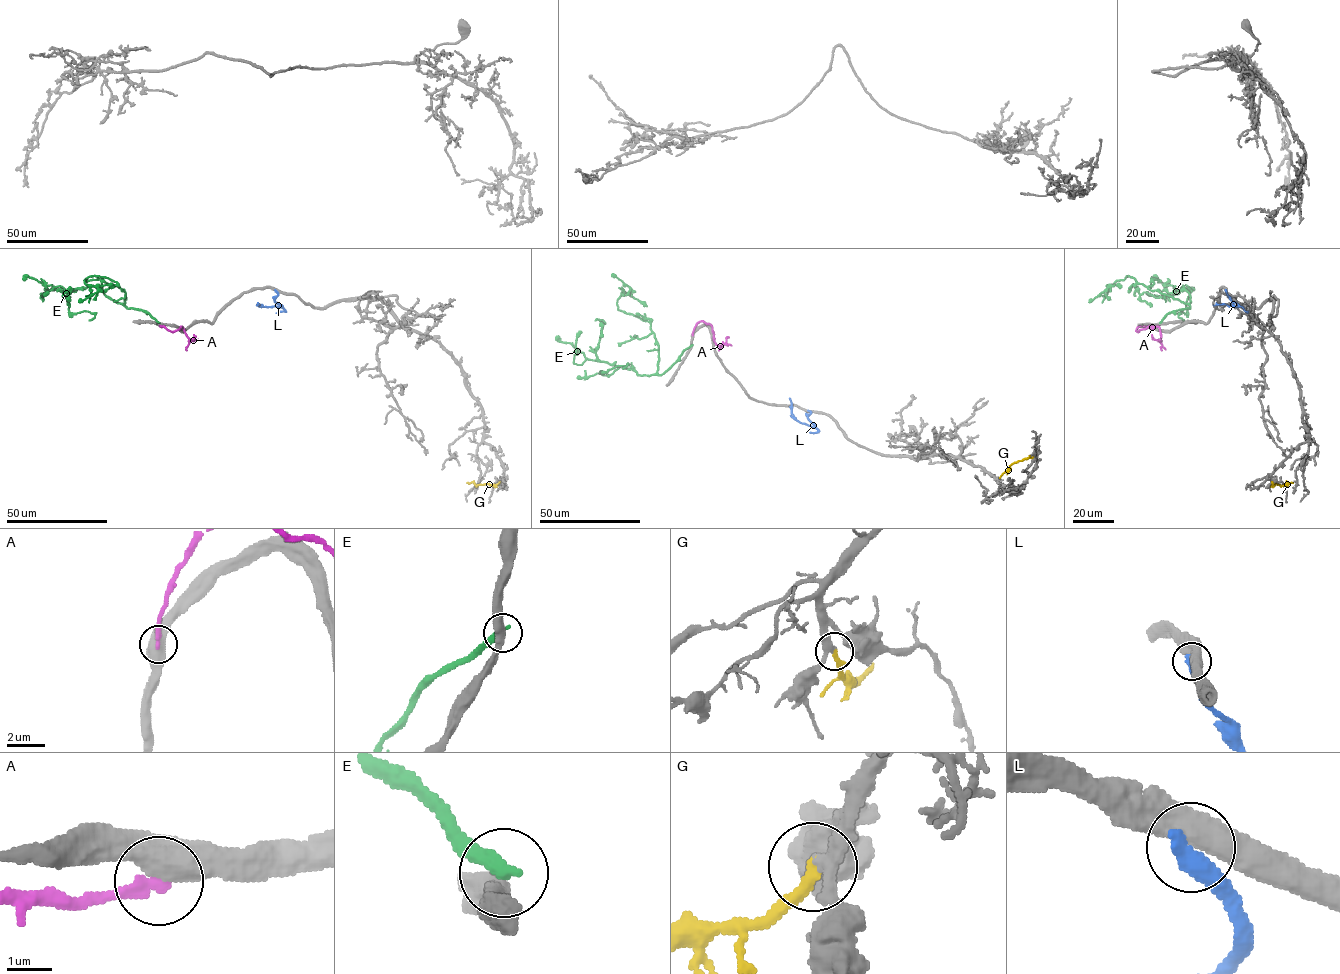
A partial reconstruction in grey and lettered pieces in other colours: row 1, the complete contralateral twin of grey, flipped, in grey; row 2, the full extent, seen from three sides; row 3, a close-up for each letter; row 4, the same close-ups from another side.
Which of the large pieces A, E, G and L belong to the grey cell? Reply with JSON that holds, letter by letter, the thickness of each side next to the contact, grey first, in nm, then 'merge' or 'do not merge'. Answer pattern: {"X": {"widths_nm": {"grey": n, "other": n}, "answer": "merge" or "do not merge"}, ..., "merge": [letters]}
{"A": {"widths_nm": {"grey": 500, "other": 260}, "answer": "do not merge"}, "E": {"widths_nm": {"grey": 440, "other": 400}, "answer": "do not merge"}, "G": {"widths_nm": {"grey": 280, "other": 300}, "answer": "merge"}, "L": {"widths_nm": {"grey": 500, "other": 440}, "answer": "do not merge"}, "merge": ["G"]}

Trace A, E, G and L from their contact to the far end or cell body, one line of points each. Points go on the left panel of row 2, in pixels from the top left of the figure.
A: (160, 325), (175, 331), (181, 326), (191, 339), (194, 334)
E: (159, 323), (148, 313), (127, 308), (125, 293), (106, 277), (85, 279), (97, 291), (79, 302)
G: (499, 482), (493, 485), (466, 482)
L: (276, 290), (275, 301), (282, 306), (256, 305)

